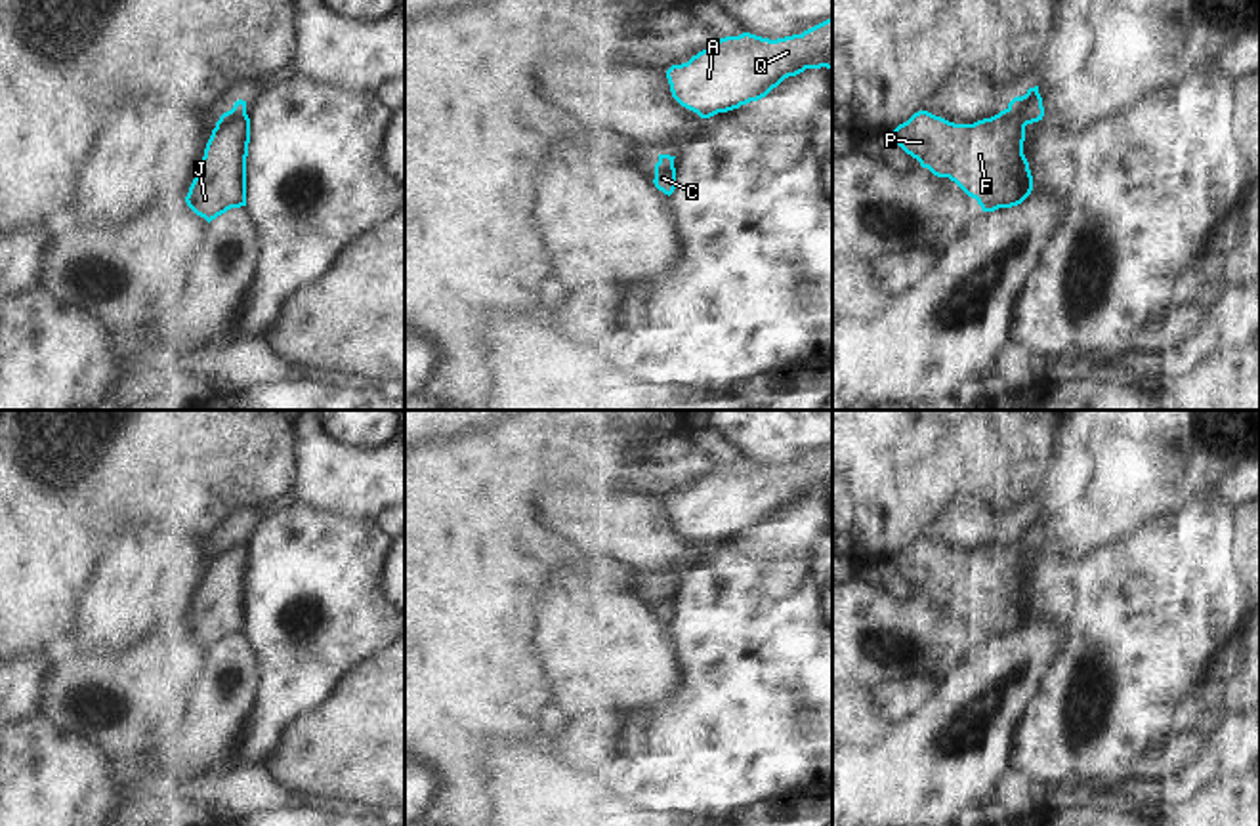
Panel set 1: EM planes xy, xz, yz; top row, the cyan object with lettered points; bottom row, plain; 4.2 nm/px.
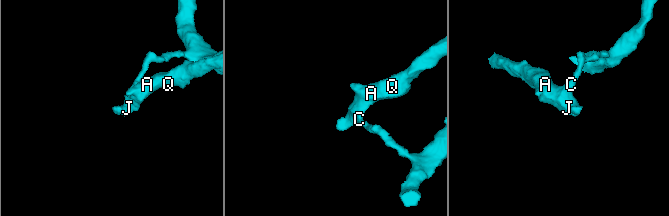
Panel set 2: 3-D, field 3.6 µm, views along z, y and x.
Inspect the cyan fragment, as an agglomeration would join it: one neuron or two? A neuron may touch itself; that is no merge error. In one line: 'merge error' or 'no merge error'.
merge error

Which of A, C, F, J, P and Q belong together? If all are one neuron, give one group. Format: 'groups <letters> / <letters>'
groups A F J P Q / C

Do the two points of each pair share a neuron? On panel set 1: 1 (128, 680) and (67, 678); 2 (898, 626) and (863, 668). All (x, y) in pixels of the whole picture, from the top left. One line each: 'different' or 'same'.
1: same
2: same

